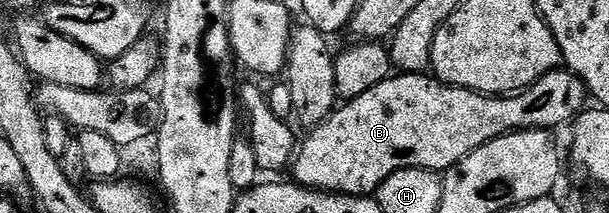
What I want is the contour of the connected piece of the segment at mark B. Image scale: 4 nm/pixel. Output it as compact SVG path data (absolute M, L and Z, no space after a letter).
M565 69L550 71L526 90L501 97L453 87L426 73L398 73L368 89L368 93L360 93L360 97L343 102L323 123L313 128L307 134L310 136L303 143L301 140L297 148L292 164L292 179L299 187L309 187L315 191L370 197L385 179L392 177L394 171L419 167L444 173L468 157L468 153L502 135L513 135L515 131L555 129L561 123L569 124L582 114L587 103L586 86Z

